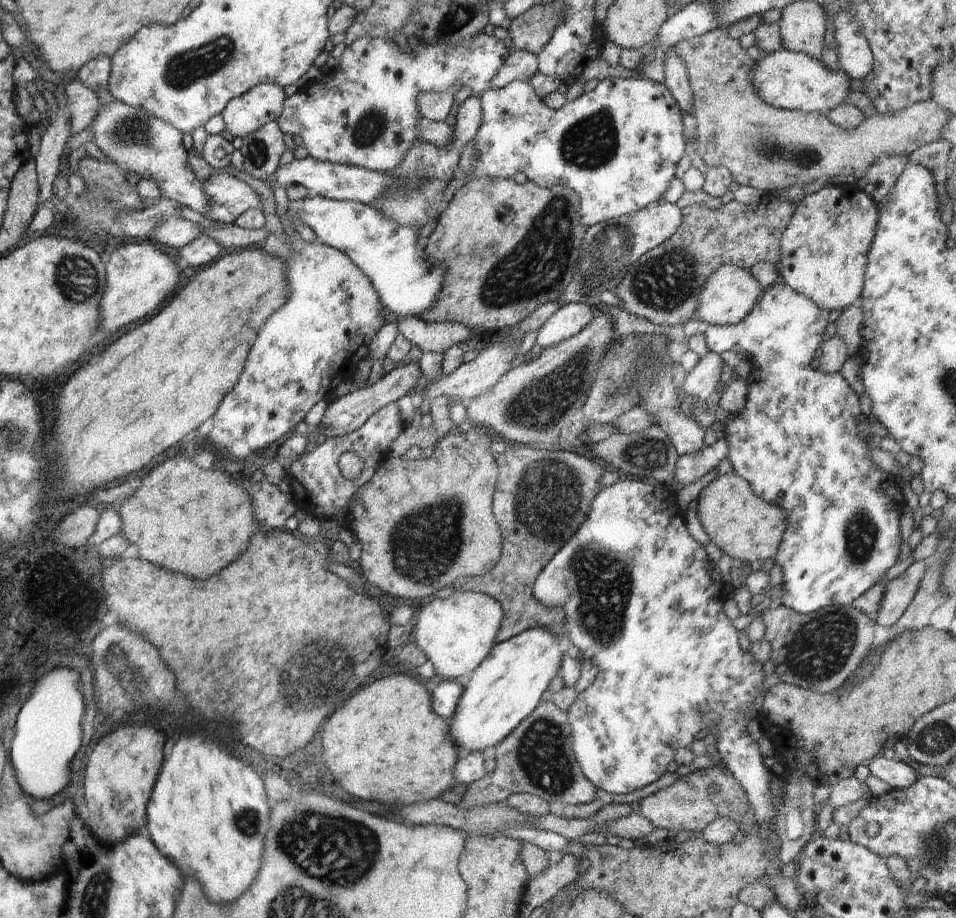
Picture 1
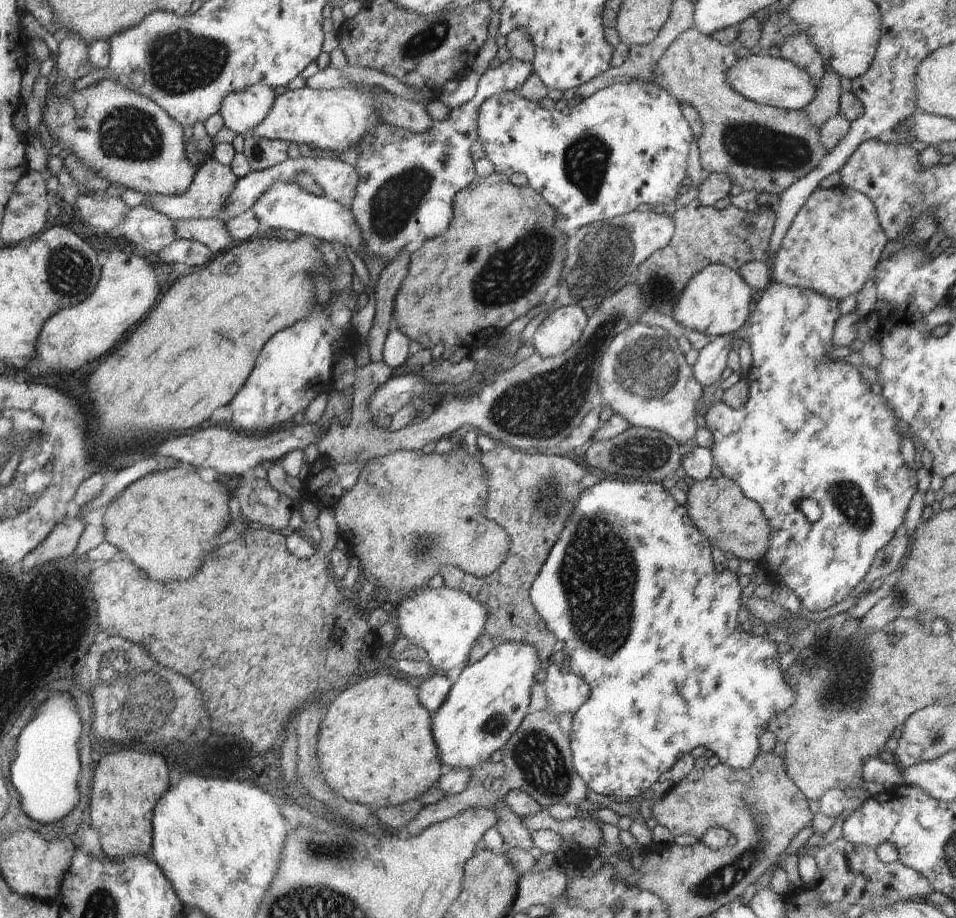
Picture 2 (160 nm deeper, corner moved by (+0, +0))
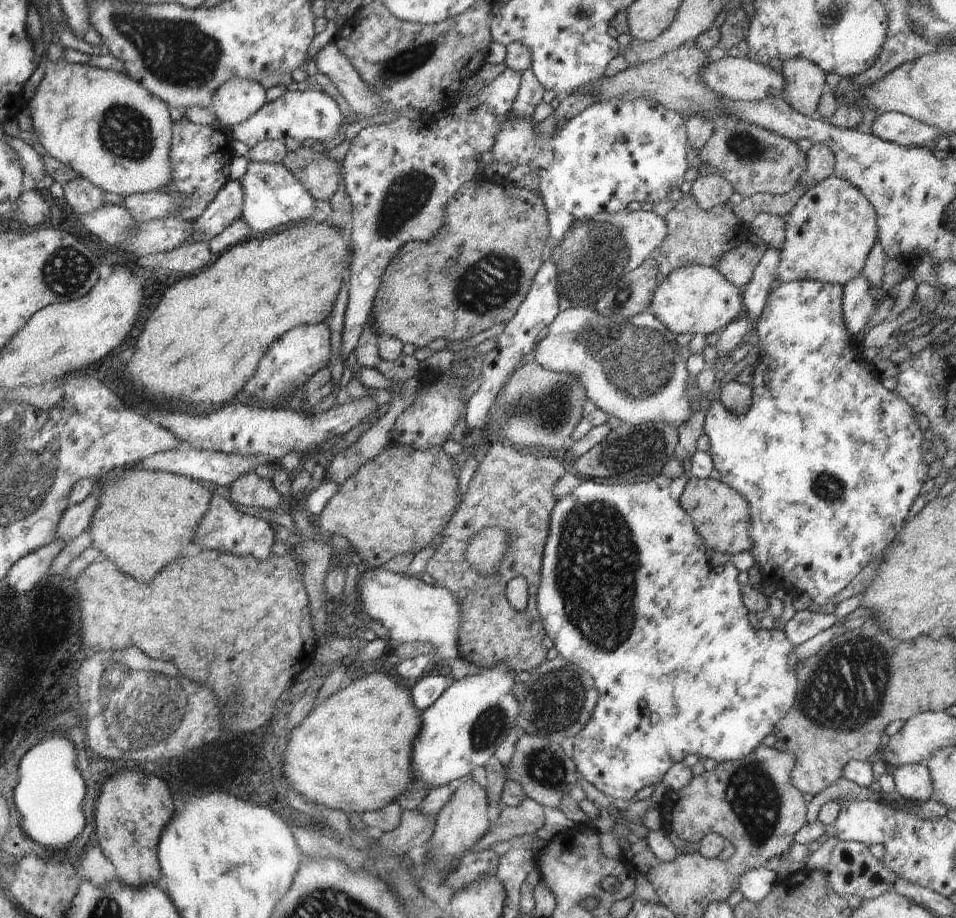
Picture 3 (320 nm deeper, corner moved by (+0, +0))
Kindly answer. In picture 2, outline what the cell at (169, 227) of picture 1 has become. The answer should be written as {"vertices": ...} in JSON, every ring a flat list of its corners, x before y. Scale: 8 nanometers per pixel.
{"vertices":[[141,204,130,207,124,220,106,234,158,253,176,242,176,220]]}

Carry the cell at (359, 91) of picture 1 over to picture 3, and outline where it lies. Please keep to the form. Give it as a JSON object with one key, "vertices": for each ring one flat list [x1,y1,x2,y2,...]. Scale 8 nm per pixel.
{"vertices":[[316,90,286,91,274,102,267,103,258,110,252,118,242,124,230,126,232,139,236,139,248,147,254,147,262,140,278,140,284,142,286,138,293,138,297,142,312,139,322,142,334,138,339,128,344,124,344,116,337,102,328,94]]}

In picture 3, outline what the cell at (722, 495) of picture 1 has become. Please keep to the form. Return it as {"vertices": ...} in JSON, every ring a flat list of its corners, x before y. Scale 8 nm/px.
{"vertices":[[692,477,682,492,681,508,690,516,694,528,708,549,736,555,752,550,750,538,750,504,734,488,718,480]]}

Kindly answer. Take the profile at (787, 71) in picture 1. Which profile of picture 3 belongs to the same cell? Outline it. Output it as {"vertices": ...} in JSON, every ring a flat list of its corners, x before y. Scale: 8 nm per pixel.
{"vertices":[[724,57,710,66,700,74,702,84,712,88,716,94,732,101,760,102,768,96,781,98,784,90,784,76,778,74,774,68,766,64,760,64,758,60,747,57]]}

